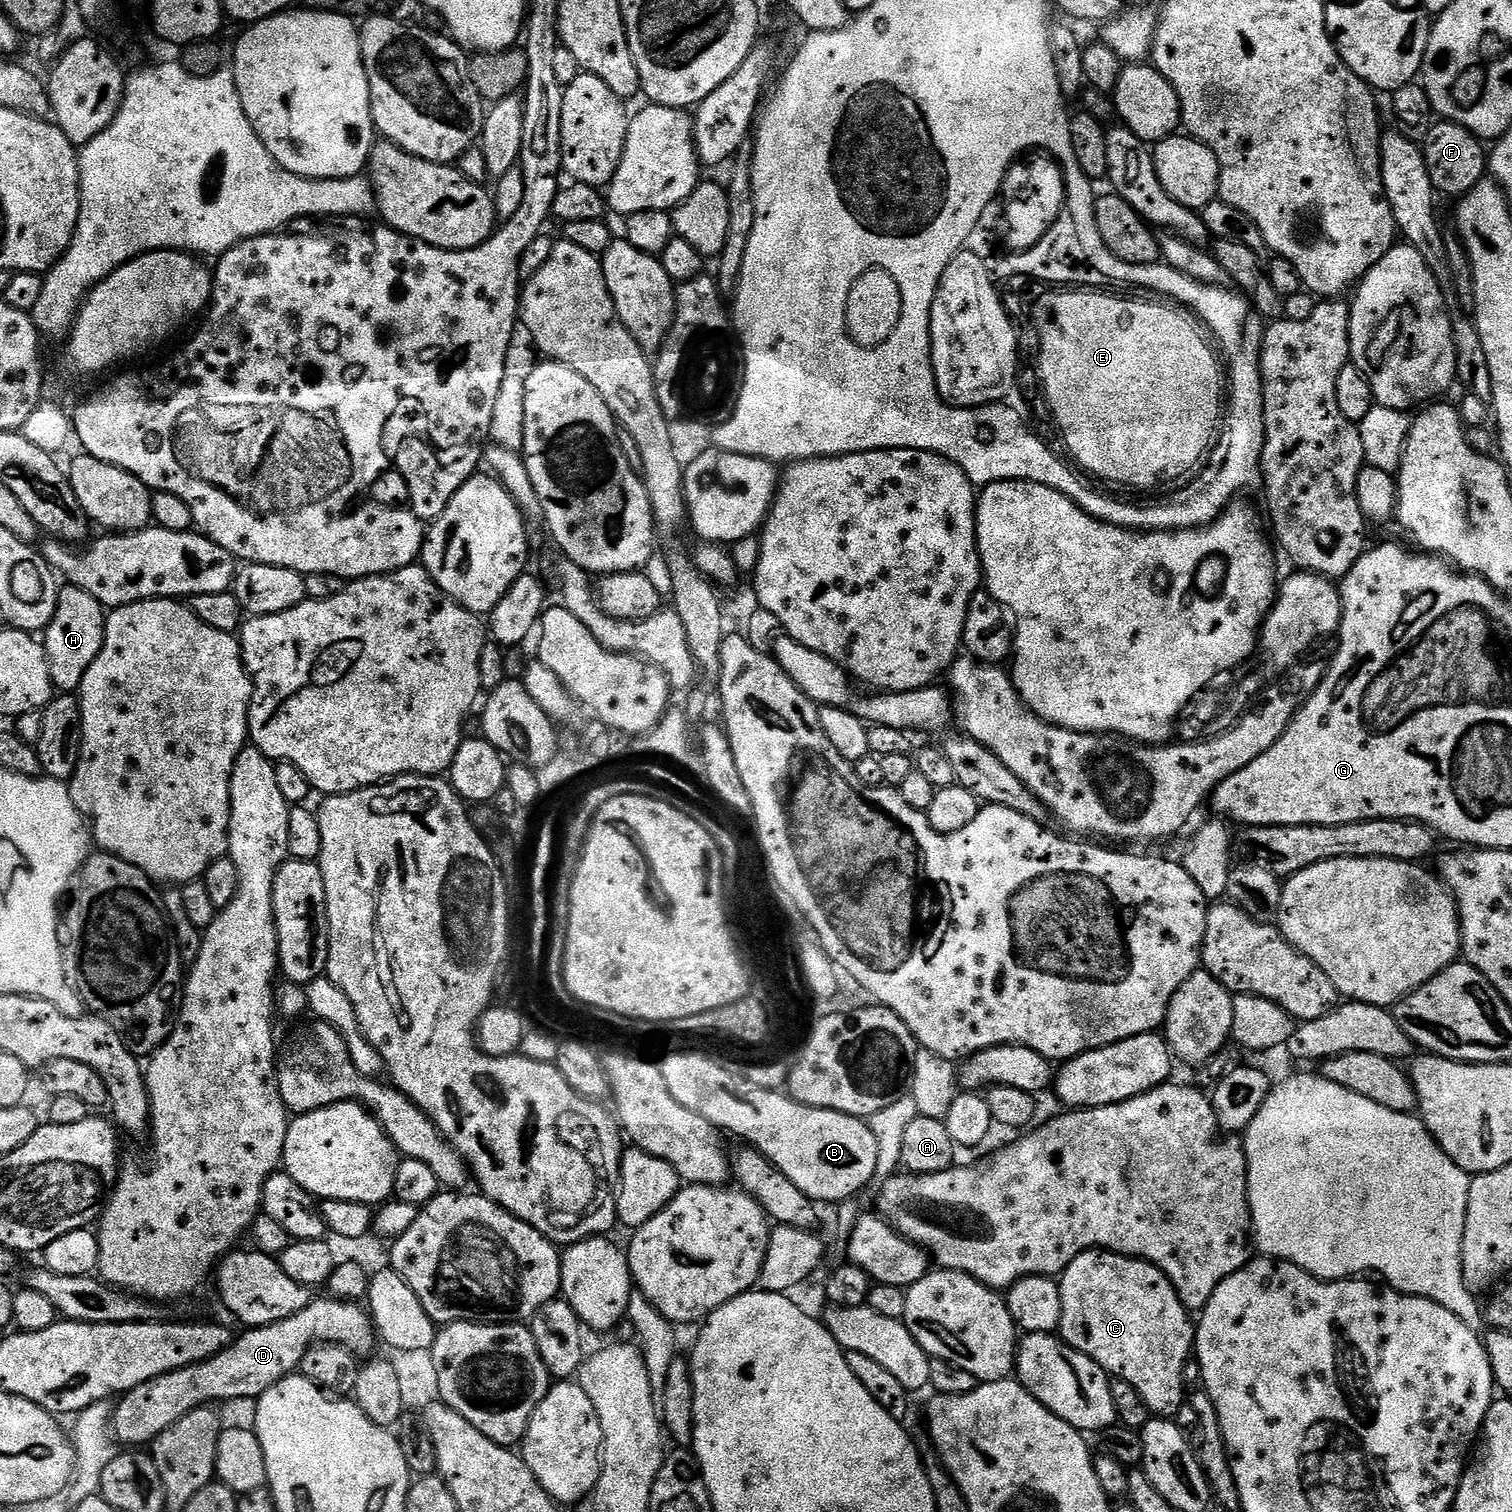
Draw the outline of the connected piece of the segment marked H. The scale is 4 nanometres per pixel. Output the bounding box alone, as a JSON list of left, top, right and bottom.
[42,586,106,694]

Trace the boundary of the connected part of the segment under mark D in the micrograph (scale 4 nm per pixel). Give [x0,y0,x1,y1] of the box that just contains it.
[111,1299,378,1446]

